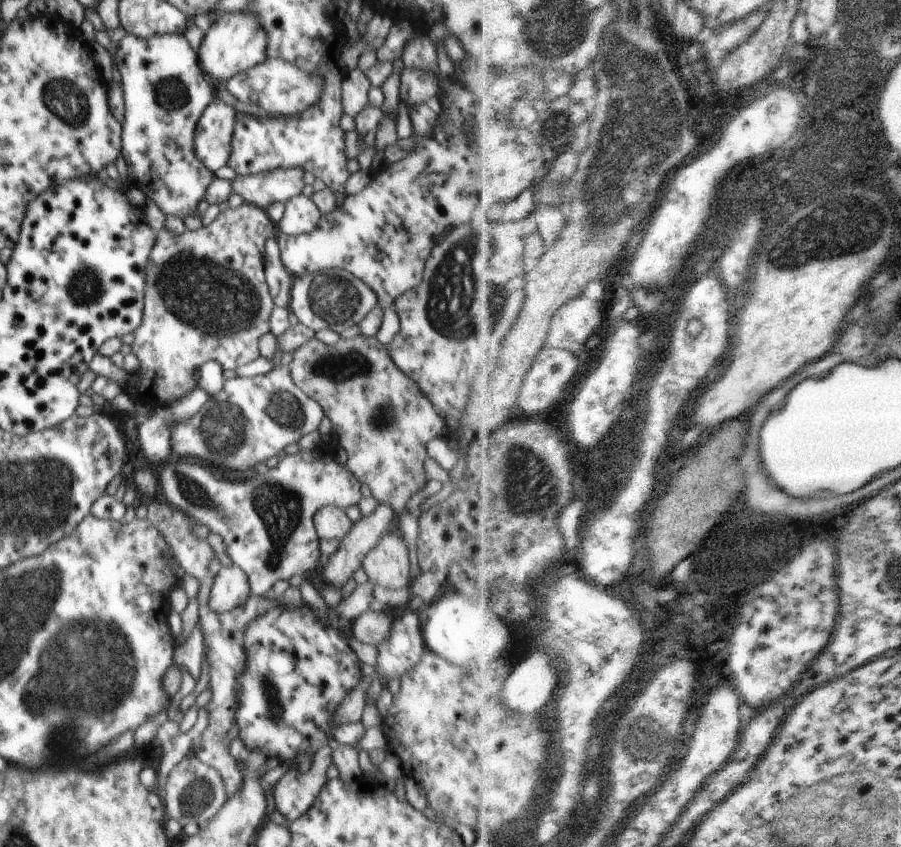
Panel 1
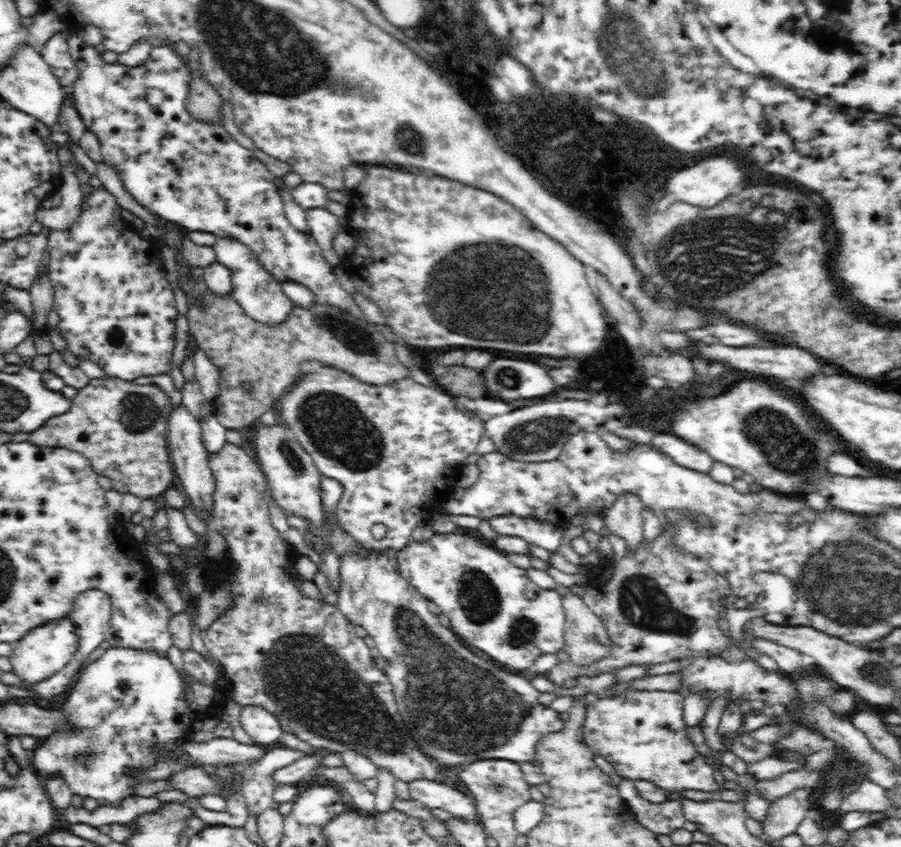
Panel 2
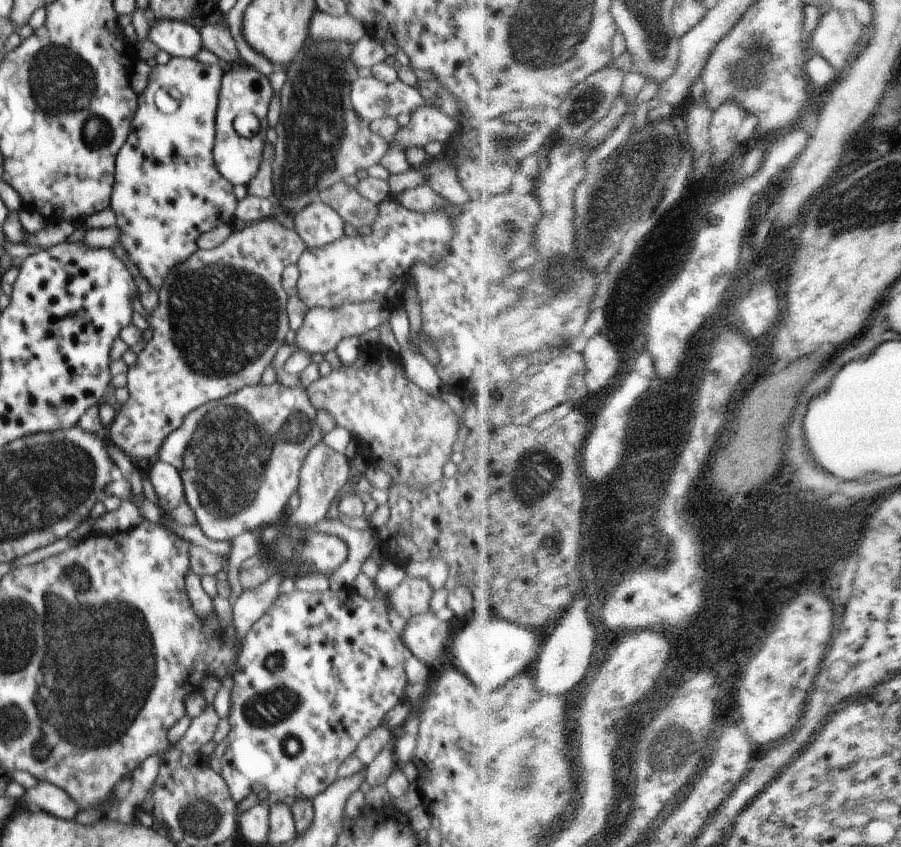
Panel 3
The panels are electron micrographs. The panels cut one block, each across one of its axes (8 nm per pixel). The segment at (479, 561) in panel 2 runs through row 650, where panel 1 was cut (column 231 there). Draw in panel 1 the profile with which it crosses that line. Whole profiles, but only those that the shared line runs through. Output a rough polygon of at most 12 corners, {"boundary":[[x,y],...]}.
{"boundary":[[319,448],[248,482],[166,464],[166,502],[263,596],[320,567],[315,516],[362,500]]}

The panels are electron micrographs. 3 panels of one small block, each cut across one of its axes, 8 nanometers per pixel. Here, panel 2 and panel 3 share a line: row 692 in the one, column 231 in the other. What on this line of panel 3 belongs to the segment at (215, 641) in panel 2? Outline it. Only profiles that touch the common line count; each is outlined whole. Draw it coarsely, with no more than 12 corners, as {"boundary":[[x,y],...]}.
{"boundary":[[273,217],[197,249],[132,308],[152,338],[110,443],[152,458],[188,412],[261,383],[285,344]]}

